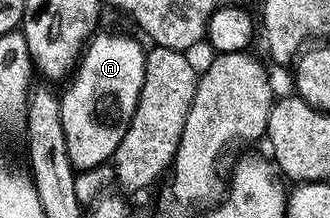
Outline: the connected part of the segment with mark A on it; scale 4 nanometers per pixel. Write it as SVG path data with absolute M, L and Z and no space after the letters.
M98 31L93 34L85 46L81 60L71 80L64 86L61 98L61 122L63 123L63 139L66 140L67 155L74 170L93 169L112 158L119 143L126 135L132 116L135 115L136 105L139 103L140 92L143 91L145 79L146 46L141 46L133 37L125 33L104 33Z

